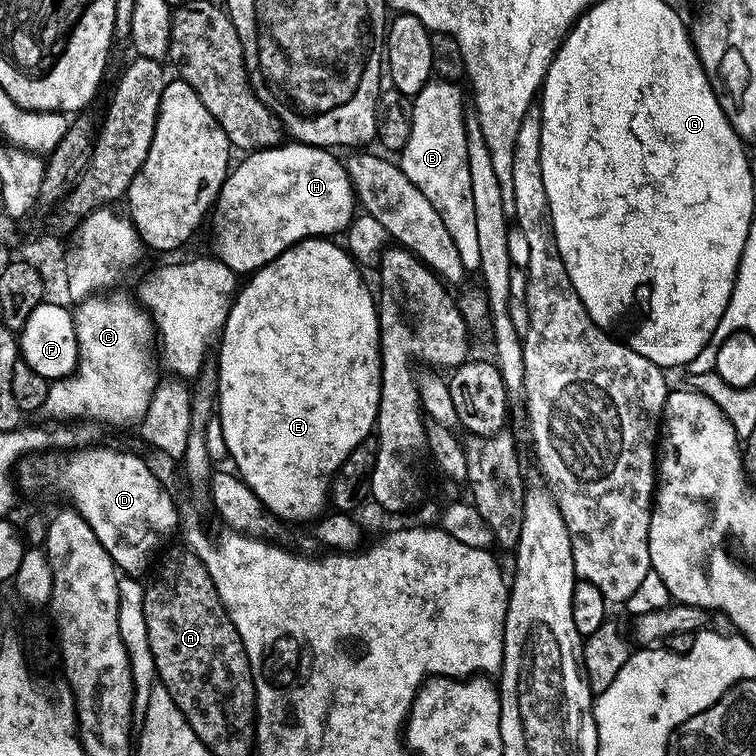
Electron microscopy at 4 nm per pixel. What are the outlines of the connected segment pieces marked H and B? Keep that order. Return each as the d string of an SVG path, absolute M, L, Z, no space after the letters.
M281 142L274 148L257 148L249 151L248 156L240 165L233 167L225 178L223 186L220 187L220 193L216 196L214 205L214 215L212 220L212 232L216 235L216 249L214 255L217 260L221 260L226 266L230 266L230 270L237 274L251 274L258 271L262 266L266 266L274 258L278 258L278 254L282 254L294 244L299 244L302 240L310 240L313 238L332 238L337 234L343 233L348 225L352 223L354 213L358 208L358 201L353 193L352 184L348 181L348 173L345 172L343 163L338 159L335 160L333 153L326 148L318 148L314 144L302 144L299 142Z
M434 78L425 83L411 99L410 137L398 154L398 166L434 206L440 221L454 240L465 271L474 272L480 264L480 253L467 164L466 112L462 110L462 98L455 88L449 81Z

